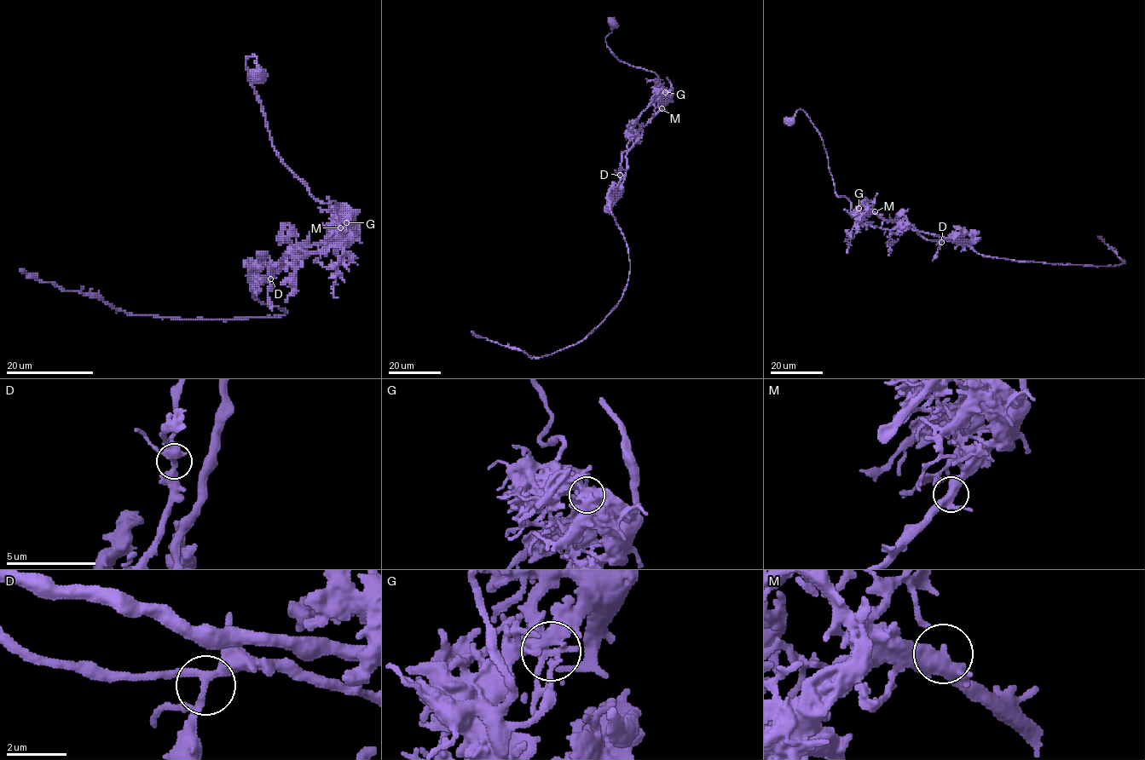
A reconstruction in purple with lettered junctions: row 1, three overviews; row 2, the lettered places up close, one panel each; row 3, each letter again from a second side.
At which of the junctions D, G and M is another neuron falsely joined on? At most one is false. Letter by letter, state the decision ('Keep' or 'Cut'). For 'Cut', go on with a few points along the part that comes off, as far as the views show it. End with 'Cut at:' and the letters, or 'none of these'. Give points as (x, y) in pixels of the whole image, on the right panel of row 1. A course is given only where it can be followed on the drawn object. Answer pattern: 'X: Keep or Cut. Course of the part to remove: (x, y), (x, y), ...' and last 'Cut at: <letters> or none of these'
D: Keep
G: Cut. Course of the part to remove: (858, 209), (858, 221), (916, 230), (928, 239), (958, 242), (984, 256), (1124, 263), (1097, 236)
M: Keep
Cut at: G

